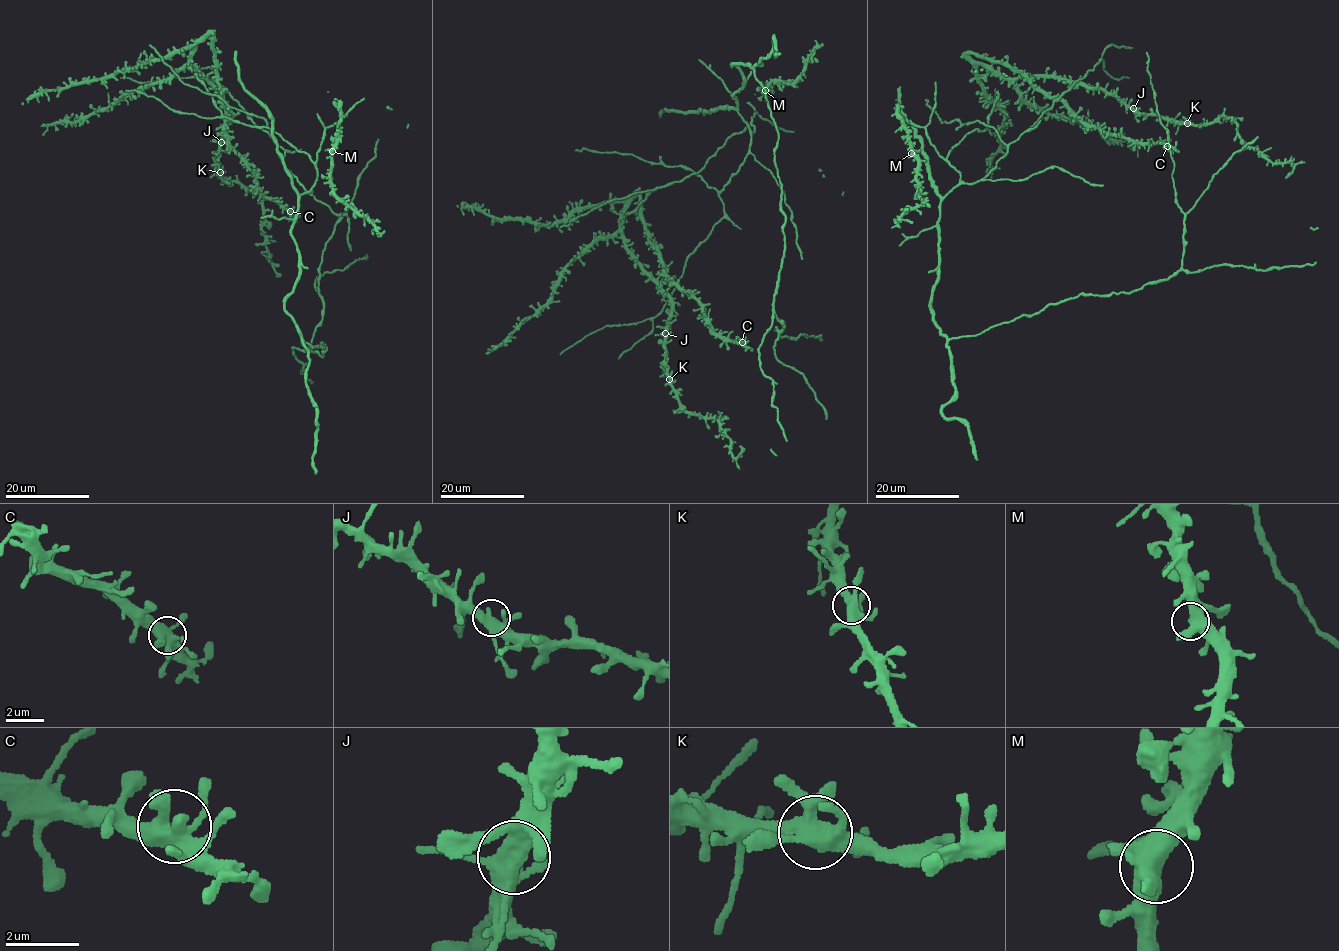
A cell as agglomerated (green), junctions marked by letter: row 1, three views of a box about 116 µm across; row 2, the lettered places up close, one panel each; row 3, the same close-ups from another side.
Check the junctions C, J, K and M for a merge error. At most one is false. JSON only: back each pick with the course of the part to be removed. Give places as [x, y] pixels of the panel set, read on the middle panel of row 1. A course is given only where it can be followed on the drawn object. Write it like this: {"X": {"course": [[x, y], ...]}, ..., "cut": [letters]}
{"cut": []}

